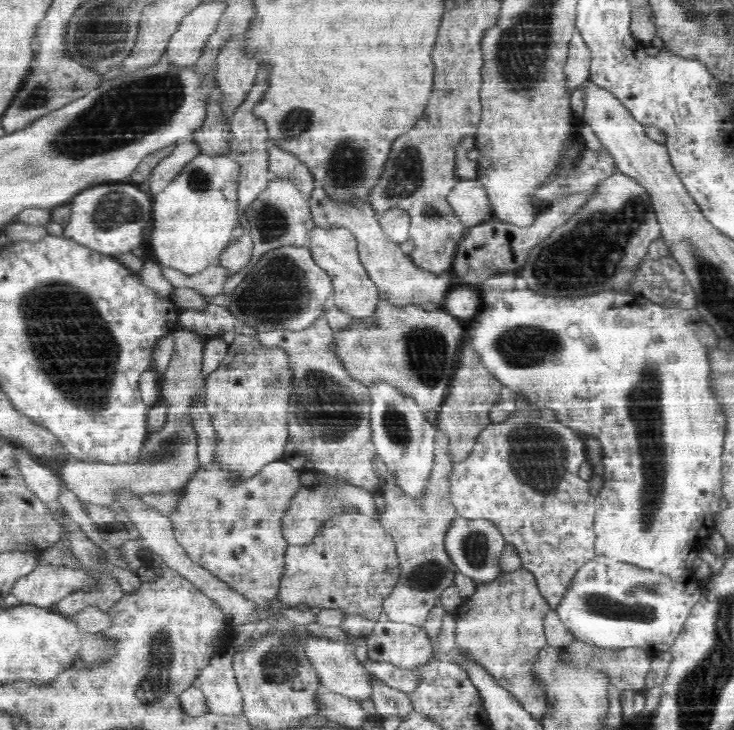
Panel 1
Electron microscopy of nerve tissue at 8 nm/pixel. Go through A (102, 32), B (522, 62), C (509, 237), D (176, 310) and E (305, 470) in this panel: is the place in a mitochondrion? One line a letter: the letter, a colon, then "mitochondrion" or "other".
A: mitochondrion
B: mitochondrion
C: other
D: other
E: other

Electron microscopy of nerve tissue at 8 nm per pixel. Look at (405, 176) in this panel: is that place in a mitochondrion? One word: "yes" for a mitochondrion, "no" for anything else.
yes

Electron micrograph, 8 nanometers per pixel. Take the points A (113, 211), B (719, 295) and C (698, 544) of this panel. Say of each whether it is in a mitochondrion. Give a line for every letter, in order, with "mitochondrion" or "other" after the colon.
A: mitochondrion
B: mitochondrion
C: other

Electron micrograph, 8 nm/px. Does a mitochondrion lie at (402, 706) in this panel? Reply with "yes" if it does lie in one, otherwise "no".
no

